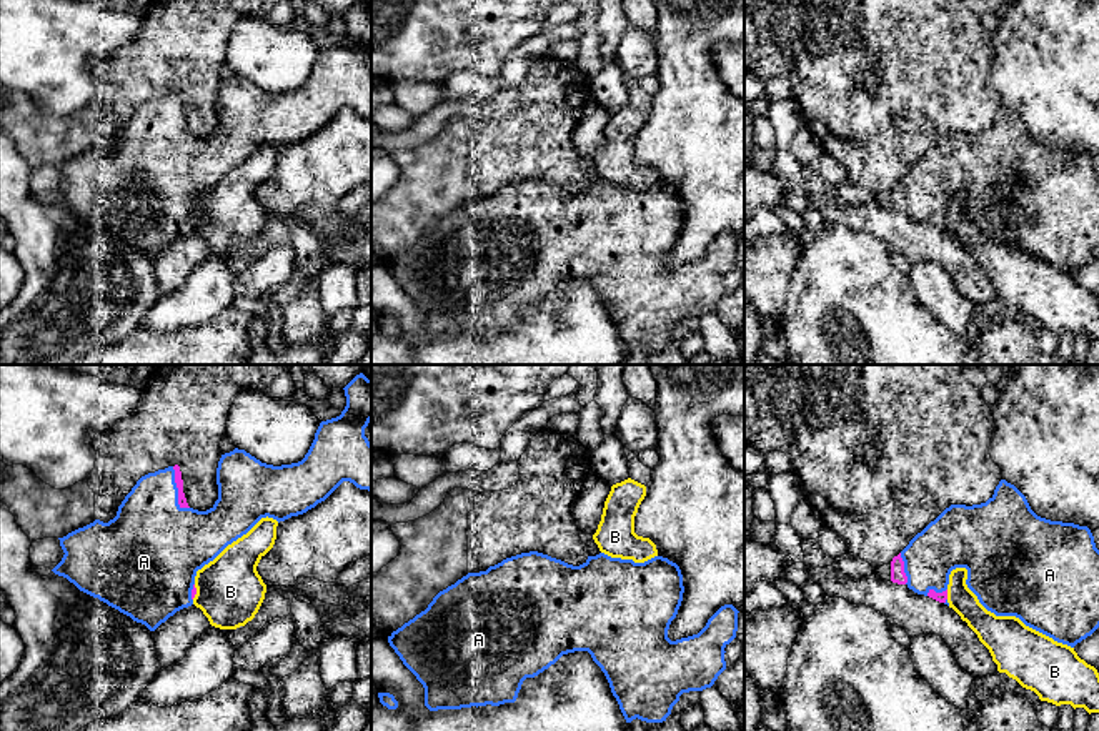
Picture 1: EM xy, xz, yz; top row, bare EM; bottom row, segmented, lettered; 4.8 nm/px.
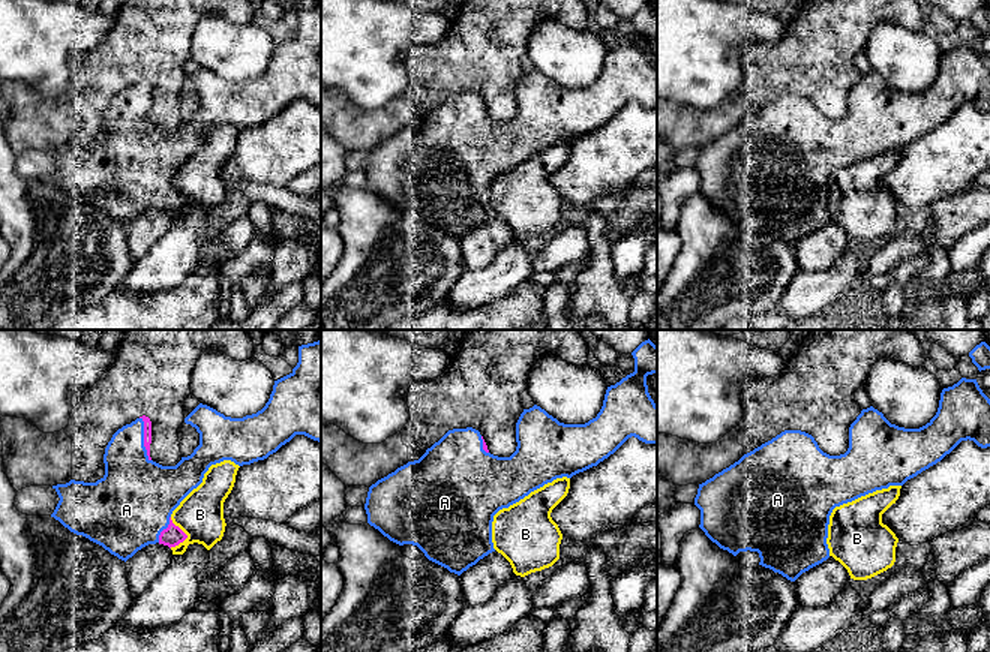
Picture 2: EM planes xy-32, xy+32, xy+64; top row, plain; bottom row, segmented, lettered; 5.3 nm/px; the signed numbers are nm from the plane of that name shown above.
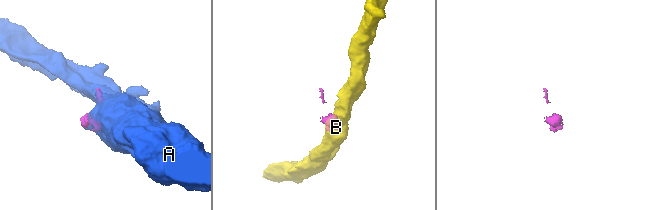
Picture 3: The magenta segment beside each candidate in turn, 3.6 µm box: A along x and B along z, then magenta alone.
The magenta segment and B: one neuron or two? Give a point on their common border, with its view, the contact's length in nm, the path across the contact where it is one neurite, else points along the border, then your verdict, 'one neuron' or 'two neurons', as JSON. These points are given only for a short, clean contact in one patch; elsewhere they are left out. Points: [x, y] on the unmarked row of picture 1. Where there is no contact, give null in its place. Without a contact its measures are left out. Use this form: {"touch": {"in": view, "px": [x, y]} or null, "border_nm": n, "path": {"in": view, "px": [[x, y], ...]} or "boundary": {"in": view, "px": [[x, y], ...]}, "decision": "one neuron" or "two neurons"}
{"touch": {"in": "yz", "px": [946, 222]}, "border_nm": 50, "boundary": {"in": "yz", "px": [[946, 217], [948, 225]]}, "decision": "two neurons"}

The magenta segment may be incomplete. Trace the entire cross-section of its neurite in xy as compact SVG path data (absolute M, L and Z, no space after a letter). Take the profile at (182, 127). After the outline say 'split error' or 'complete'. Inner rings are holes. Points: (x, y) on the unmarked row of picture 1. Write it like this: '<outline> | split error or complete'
M360 0L343 17L345 37L320 50L301 88L273 93L238 75L221 82L216 95L218 127L206 138L188 133L178 92L148 100L125 123L113 147L95 147L58 165L65 182L52 198L155 258L177 238L193 231L196 198L261 145L280 150L303 142L343 108L371 118L371 70L365 63L371 48L371 7Z | split error

